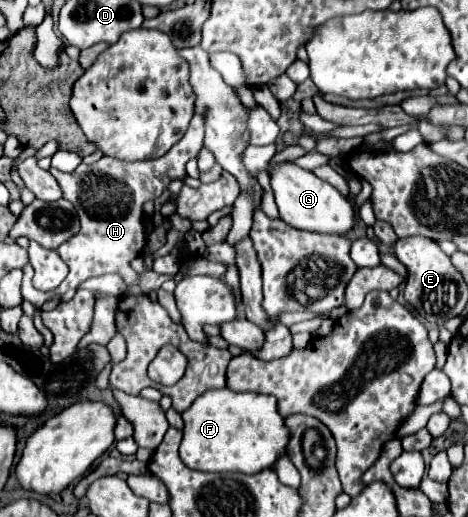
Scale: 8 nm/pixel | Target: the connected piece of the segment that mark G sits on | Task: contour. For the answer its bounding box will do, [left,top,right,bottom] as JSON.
[271,163,355,235]

